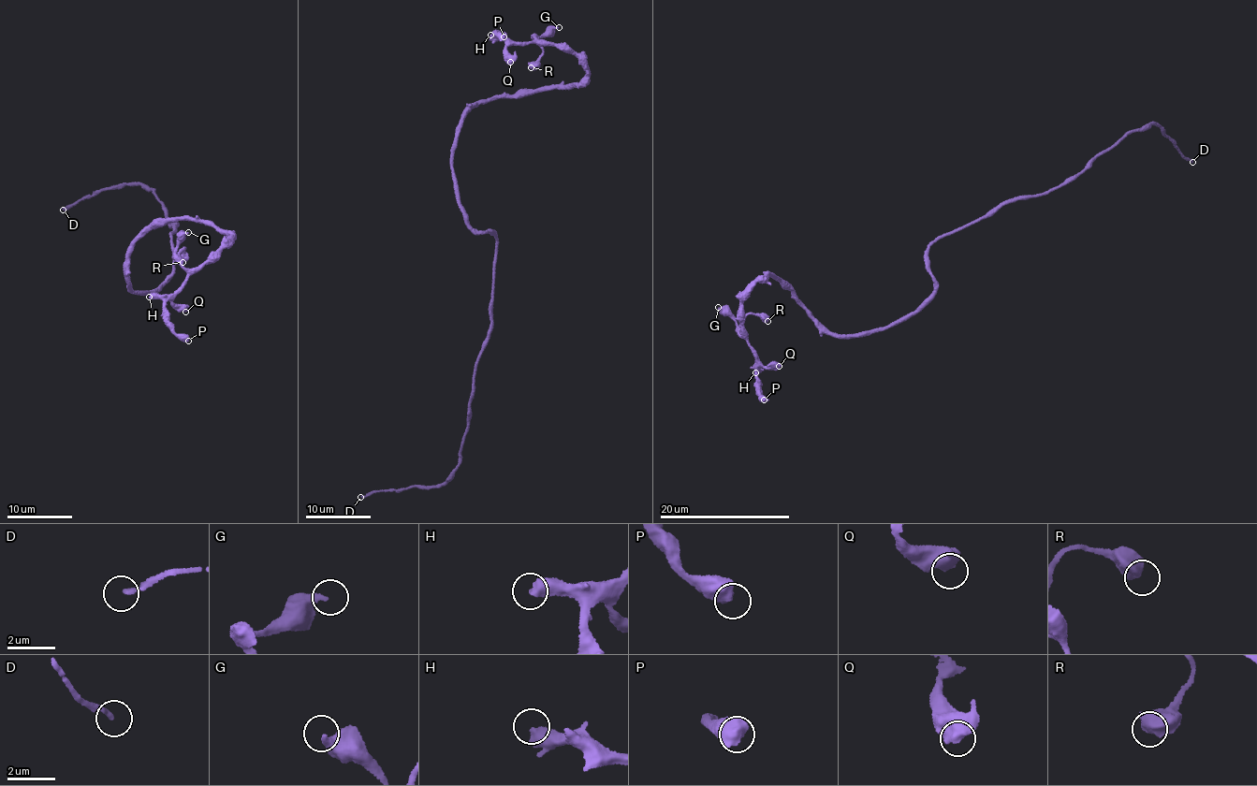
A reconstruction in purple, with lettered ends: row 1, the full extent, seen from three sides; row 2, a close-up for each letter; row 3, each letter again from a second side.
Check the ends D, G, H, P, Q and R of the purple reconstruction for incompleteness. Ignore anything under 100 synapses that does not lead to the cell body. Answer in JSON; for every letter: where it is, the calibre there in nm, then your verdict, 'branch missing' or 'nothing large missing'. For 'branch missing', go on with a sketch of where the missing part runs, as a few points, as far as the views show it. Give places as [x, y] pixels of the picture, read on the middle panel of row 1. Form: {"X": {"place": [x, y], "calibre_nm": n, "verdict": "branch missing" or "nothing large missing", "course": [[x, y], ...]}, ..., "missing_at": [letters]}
{"D": {"place": [360, 497], "calibre_nm": 200, "verdict": "branch missing"}, "G": {"place": [559, 27], "calibre_nm": 320, "verdict": "nothing large missing"}, "H": {"place": [490, 35], "calibre_nm": 400, "verdict": "nothing large missing"}, "P": {"place": [504, 36], "calibre_nm": 700, "verdict": "nothing large missing"}, "Q": {"place": [510, 62], "calibre_nm": 700, "verdict": "nothing large missing"}, "R": {"place": [531, 67], "calibre_nm": 750, "verdict": "nothing large missing"}, "missing_at": ["D"]}

